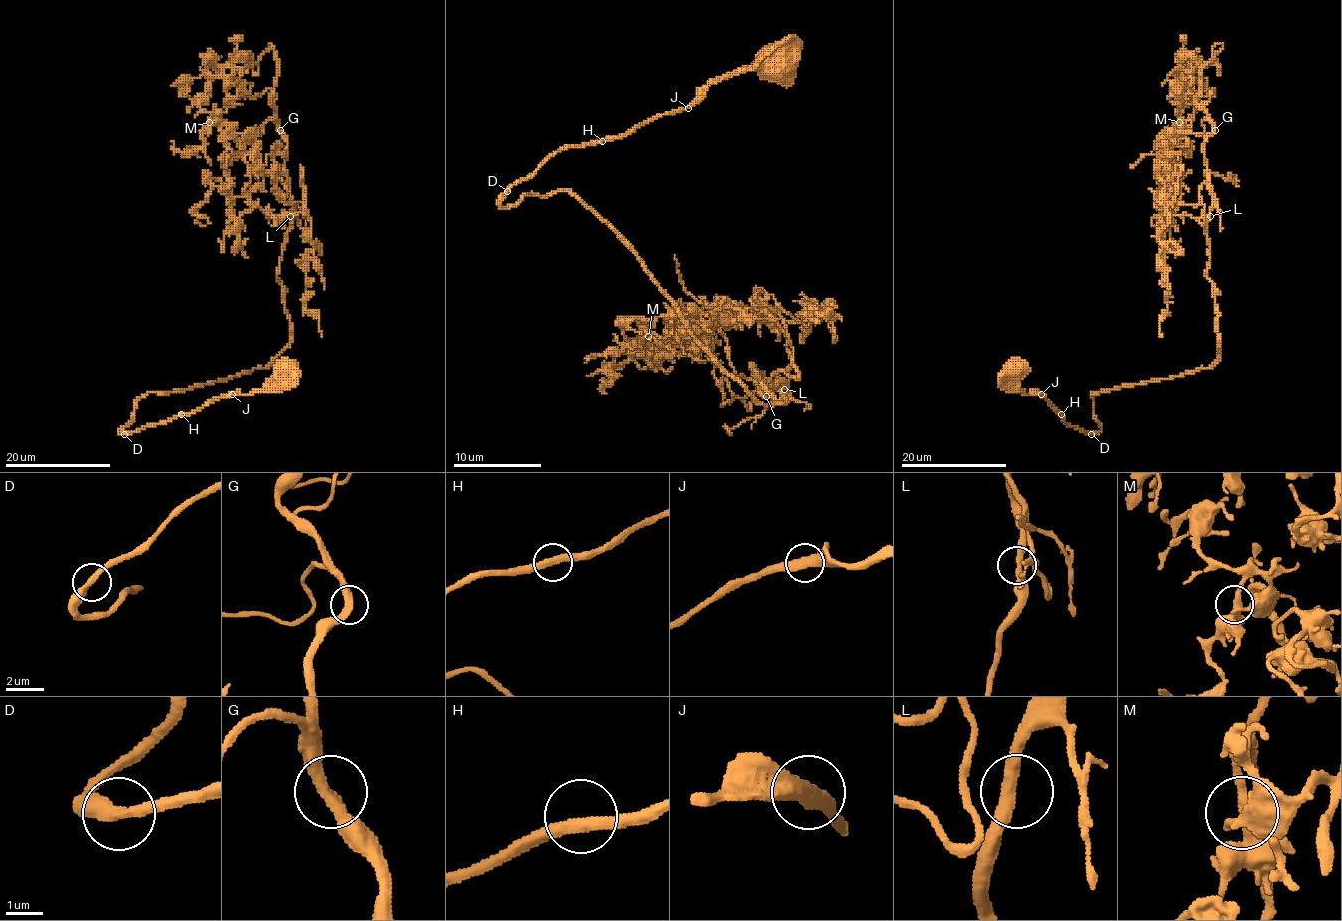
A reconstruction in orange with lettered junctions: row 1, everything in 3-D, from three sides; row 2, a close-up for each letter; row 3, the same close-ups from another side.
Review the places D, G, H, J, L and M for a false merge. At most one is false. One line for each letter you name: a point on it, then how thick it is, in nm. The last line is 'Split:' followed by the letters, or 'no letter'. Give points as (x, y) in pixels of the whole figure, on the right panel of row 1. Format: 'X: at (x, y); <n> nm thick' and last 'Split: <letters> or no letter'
Split: no letter

